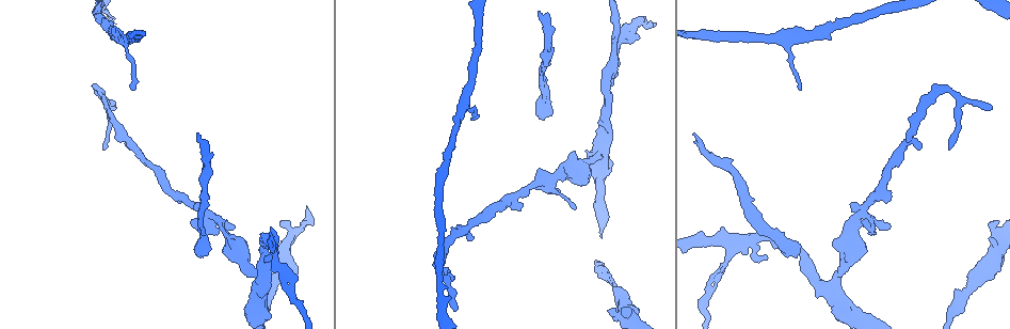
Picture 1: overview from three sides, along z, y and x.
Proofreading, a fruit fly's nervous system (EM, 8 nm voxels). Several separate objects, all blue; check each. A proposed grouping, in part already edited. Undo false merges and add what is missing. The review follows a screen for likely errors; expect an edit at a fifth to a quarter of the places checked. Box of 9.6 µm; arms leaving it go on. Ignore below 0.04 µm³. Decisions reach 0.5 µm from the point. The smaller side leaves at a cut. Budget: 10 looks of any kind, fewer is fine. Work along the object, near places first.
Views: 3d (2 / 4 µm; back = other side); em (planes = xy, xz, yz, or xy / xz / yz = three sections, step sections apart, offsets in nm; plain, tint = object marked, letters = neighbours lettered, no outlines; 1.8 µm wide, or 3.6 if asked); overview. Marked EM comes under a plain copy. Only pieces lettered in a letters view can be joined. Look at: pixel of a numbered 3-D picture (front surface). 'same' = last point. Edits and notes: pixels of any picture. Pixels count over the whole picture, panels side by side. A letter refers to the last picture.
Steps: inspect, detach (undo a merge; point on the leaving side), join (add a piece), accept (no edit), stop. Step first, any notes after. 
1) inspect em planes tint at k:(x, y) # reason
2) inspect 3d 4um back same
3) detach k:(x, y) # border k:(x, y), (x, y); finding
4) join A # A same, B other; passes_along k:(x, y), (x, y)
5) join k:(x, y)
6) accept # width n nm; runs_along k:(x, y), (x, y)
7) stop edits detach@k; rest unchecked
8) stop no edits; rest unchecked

inspect 3d 2um at 1:(470, 117) # an open end

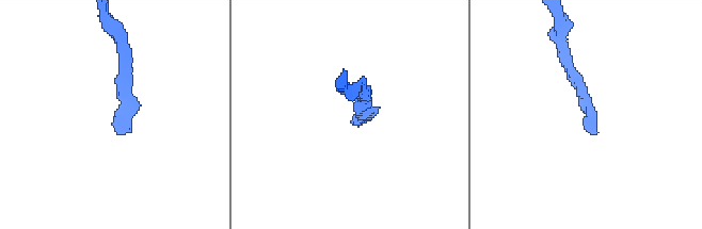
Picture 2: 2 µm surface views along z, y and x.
inspect em xy step 16 letters at 2:(117, 131)

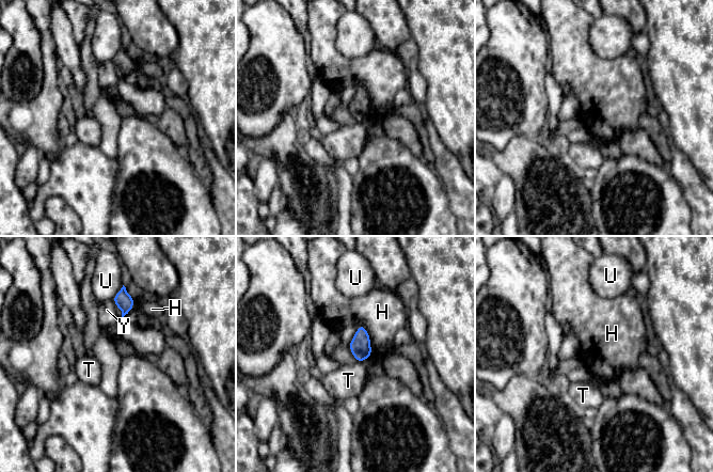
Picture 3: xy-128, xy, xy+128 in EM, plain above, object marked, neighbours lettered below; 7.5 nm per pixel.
accept # H other, T other, U other, Y other; border 3:(357, 361), (362, 362); no lettered piece goes on from it

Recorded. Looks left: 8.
inspect em planes tint at 1:(991, 238) # branch stops here

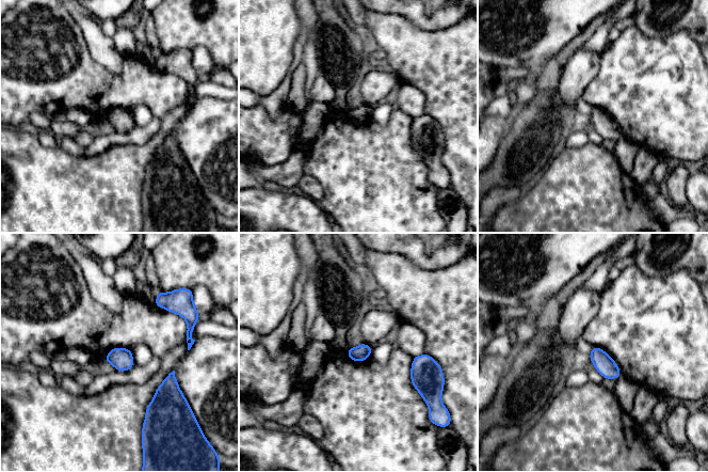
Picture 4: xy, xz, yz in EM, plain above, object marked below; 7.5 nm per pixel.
inspect em planes letters same # see the neighbours

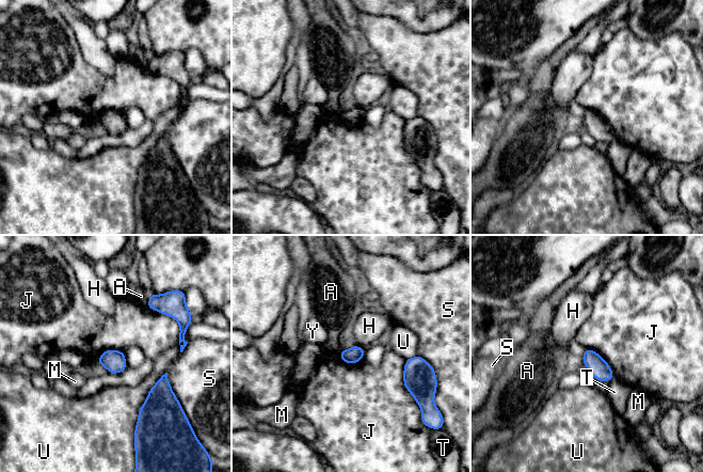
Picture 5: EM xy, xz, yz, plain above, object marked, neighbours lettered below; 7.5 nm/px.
accept # A other, H other, J other, M other, S other, T other, U other, Y other; border 5:(146, 307), (171, 316), (179, 340); no lettered piece goes on from it

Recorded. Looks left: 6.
inspect 3d 4um at 1:(210, 214) # thick turns thin

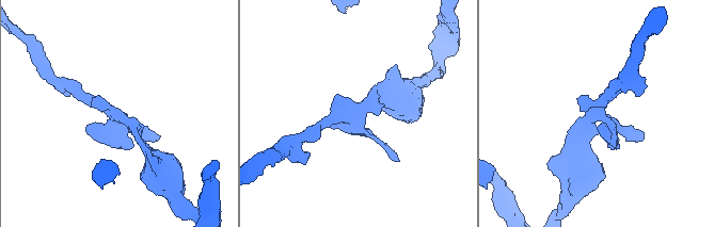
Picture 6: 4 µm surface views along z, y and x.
inspect em planes tint at 6:(594, 113) # now the EM

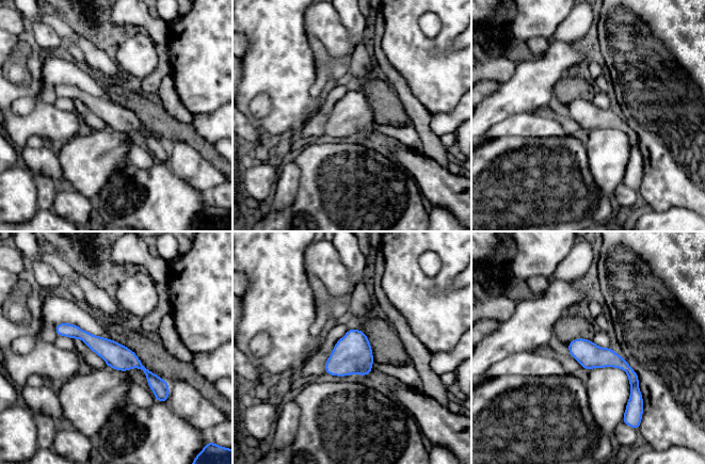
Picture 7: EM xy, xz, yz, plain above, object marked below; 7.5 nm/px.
inspect em planes letters same

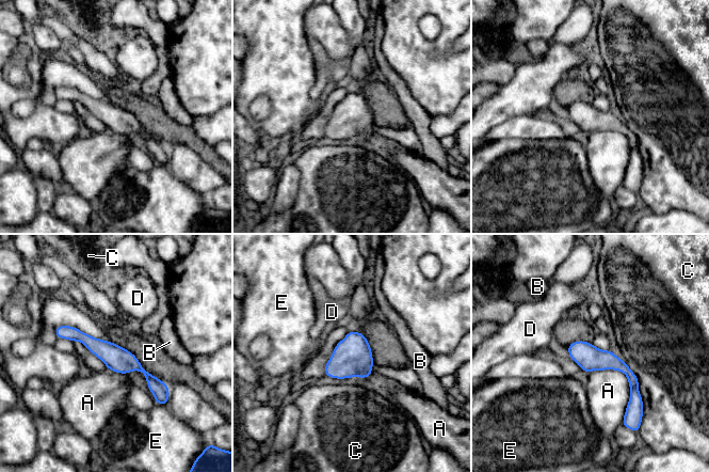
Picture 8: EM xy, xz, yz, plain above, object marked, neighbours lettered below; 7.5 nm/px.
accept # longest_contact A 460 nm; A other, B other, C other, D other, E other; runs_along 8:(58, 329), (140, 367), (162, 394); one neuron here

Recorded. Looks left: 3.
inspect em xy step 4 tint at 1:(612, 60) # three-way junction

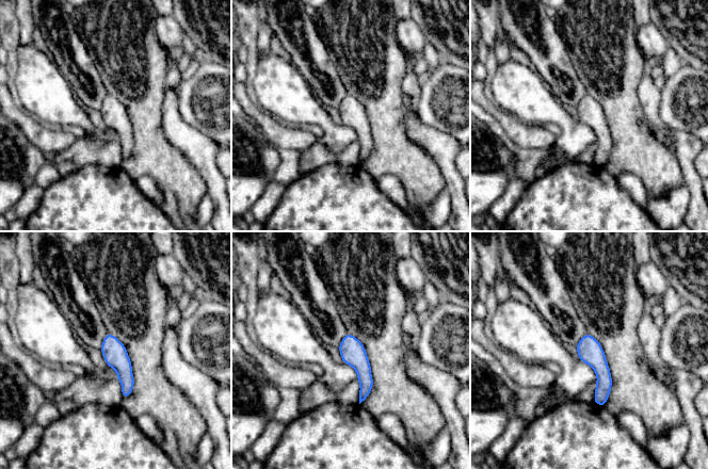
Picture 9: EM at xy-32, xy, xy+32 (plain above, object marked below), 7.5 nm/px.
inspect em xy step 4 letters same # see the neighbours

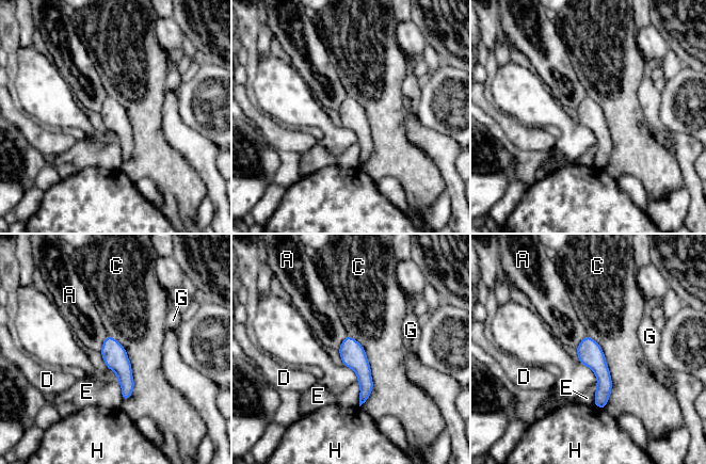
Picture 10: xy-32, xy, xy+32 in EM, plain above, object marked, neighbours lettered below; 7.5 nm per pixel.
accept # A other, C other, D other, E other, G other, H other; runs_along 10:(587, 339), (602, 371), (602, 405); one neuron here

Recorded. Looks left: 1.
stop no edits; rest unchecked

